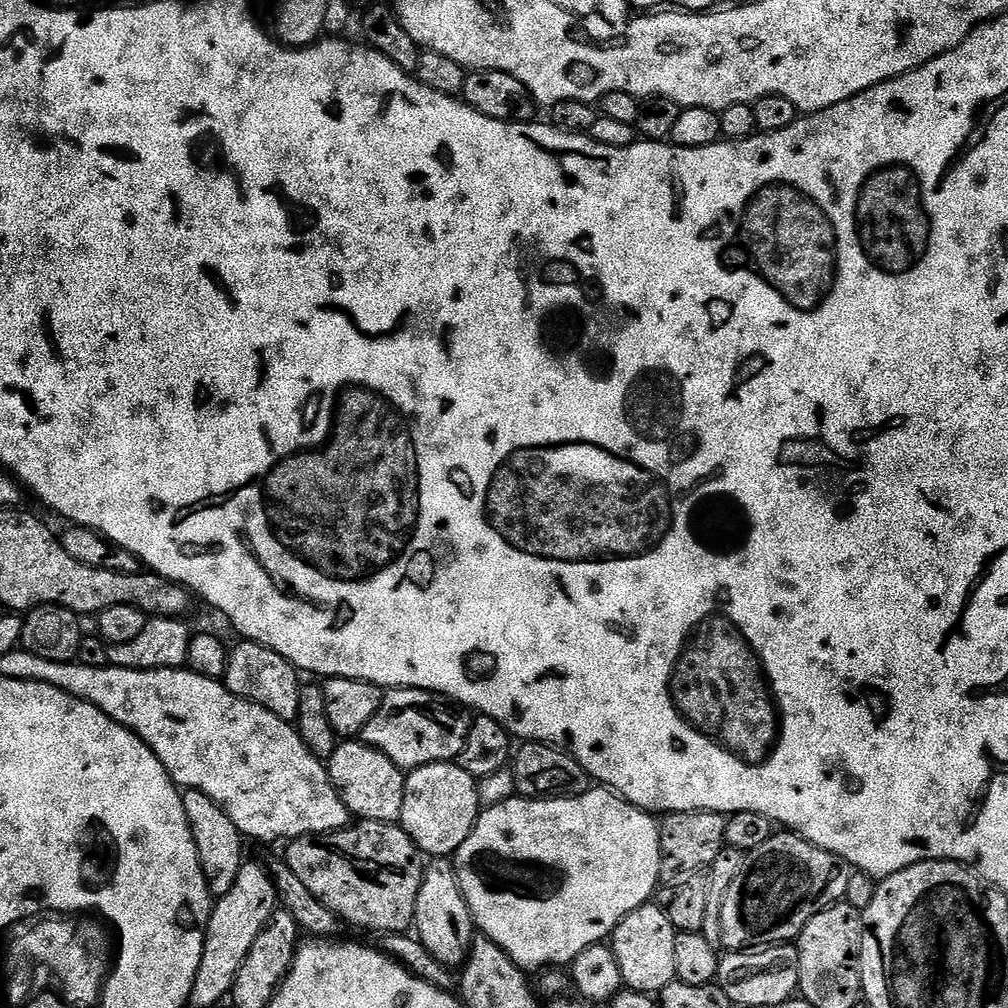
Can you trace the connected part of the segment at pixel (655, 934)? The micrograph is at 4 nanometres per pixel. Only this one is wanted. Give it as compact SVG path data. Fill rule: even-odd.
M659 903L643 904L638 910L626 914L612 931L610 947L618 958L618 970L622 970L623 987L634 992L658 994L676 979L674 970L674 942L677 930Z

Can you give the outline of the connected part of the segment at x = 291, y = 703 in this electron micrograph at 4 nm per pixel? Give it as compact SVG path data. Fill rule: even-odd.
M241 639L239 643L237 648L233 647L229 651L226 674L222 681L224 685L243 700L249 700L270 710L270 714L289 722L295 721L302 687L302 680L299 680L301 677L298 675L297 668L286 658L282 658L282 654L278 654L258 642Z

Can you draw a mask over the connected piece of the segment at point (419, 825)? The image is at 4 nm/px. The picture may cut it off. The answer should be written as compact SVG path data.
M445 762L442 764L427 764L421 768L411 769L404 778L404 797L402 798L402 814L399 825L408 833L408 837L416 844L421 853L428 858L451 857L470 838L476 819L481 814L482 807L479 800L478 781L466 770L462 770L459 763Z

